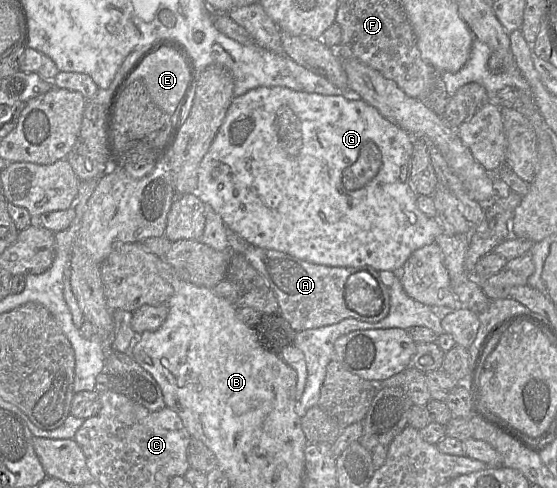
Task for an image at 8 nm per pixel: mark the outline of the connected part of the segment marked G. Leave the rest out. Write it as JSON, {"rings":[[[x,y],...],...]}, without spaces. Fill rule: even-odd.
{"rings":[[[261,86],[232,99],[225,119],[199,165],[195,195],[222,217],[228,229],[238,233],[253,246],[284,252],[318,265],[370,266],[378,271],[394,272],[402,268],[415,250],[435,242],[443,233],[440,222],[436,218],[426,216],[416,205],[417,194],[409,177],[413,143],[414,138],[408,132],[390,122],[375,107],[355,95],[323,95],[283,86]]]}

